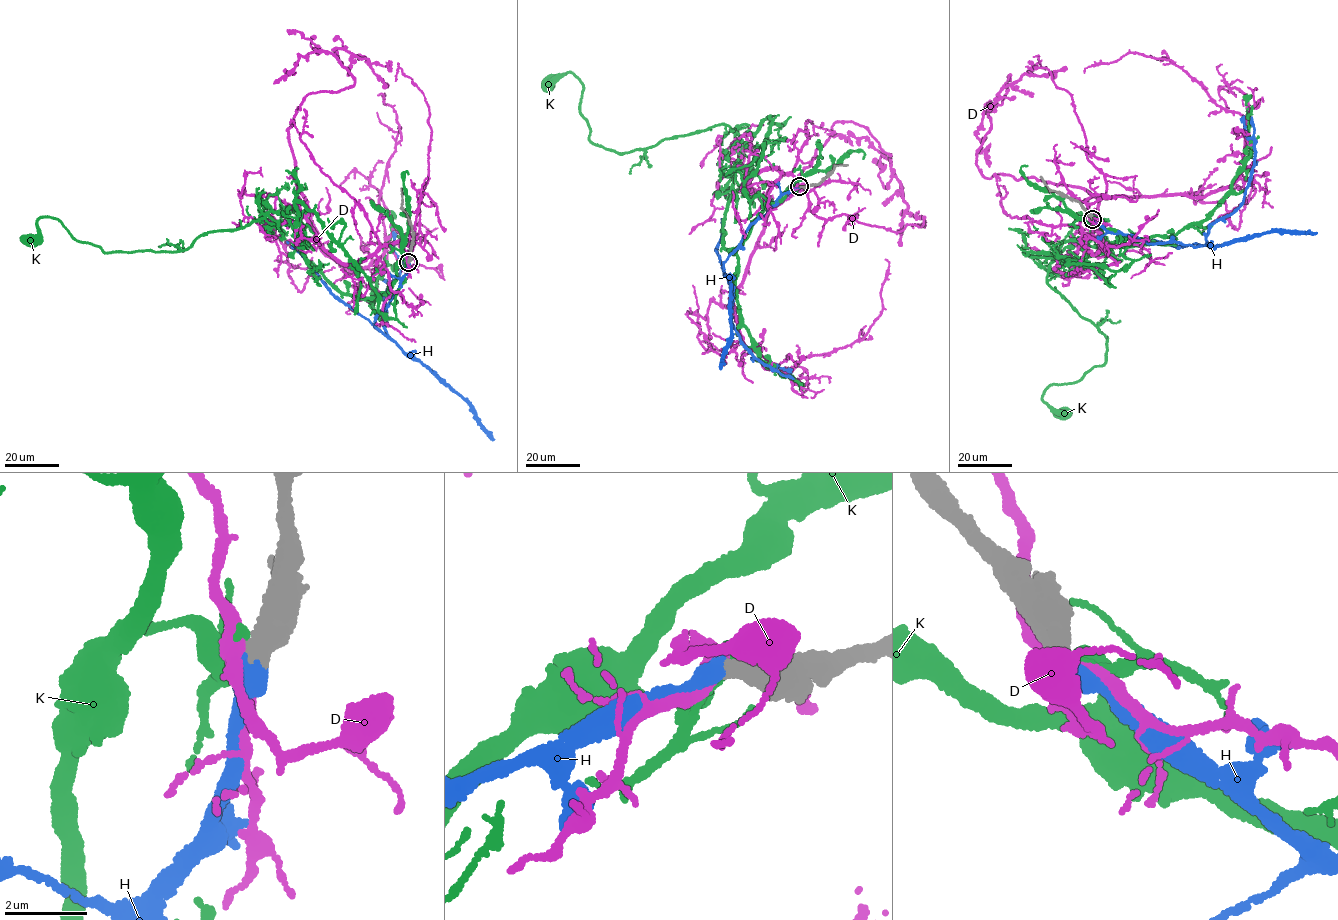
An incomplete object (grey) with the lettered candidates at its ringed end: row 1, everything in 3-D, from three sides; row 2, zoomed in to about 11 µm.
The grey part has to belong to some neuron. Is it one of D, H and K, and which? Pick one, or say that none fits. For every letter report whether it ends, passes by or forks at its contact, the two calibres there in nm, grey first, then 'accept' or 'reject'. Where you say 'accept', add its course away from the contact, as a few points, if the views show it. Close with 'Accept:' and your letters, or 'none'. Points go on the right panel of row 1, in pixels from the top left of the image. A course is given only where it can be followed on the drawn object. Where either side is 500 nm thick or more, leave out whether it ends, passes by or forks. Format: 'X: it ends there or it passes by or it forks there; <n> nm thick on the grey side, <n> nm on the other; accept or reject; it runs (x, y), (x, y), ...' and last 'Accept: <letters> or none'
D: it forks there; 460 nm thick on the grey side, 400 nm on the other; reject
H: 460 nm thick on the grey side, 550 nm on the other; accept; it runs (1092, 219), (1109, 231), (1149, 244), (1205, 244), (1212, 224), (1243, 202), (1255, 152), (1244, 116)
K: 500 nm thick on the grey side, 200 nm on the other; reject
Accept: H

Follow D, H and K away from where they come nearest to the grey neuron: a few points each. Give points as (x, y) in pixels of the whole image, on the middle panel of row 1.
D: (799, 186), (777, 169), (747, 187), (767, 215), (734, 292), (745, 345), (784, 375), (863, 339), (885, 259)
H: (799, 186), (749, 225), (723, 263), (740, 340), (764, 364), (790, 374)
K: (800, 186), (727, 249), (745, 147), (734, 130), (618, 154), (589, 139), (579, 78), (548, 82)

